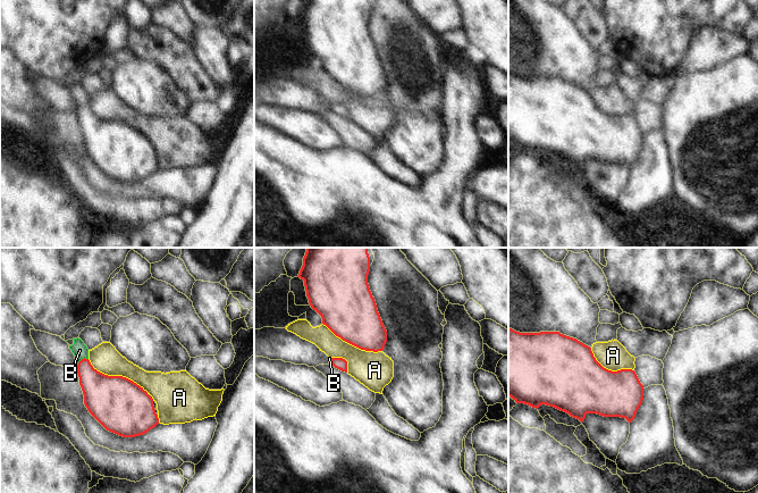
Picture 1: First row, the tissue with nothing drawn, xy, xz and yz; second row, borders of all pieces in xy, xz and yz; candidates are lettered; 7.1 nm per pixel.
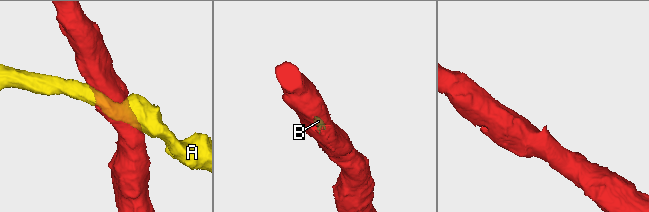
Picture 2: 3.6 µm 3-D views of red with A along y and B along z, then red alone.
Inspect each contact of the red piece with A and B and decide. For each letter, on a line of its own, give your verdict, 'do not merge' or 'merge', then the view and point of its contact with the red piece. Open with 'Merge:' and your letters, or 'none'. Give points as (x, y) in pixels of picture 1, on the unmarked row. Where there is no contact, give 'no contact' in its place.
Merge: B
A: do not merge; meets red in xy at (117, 122)
B: merge; meets red in xy at (79, 107)

